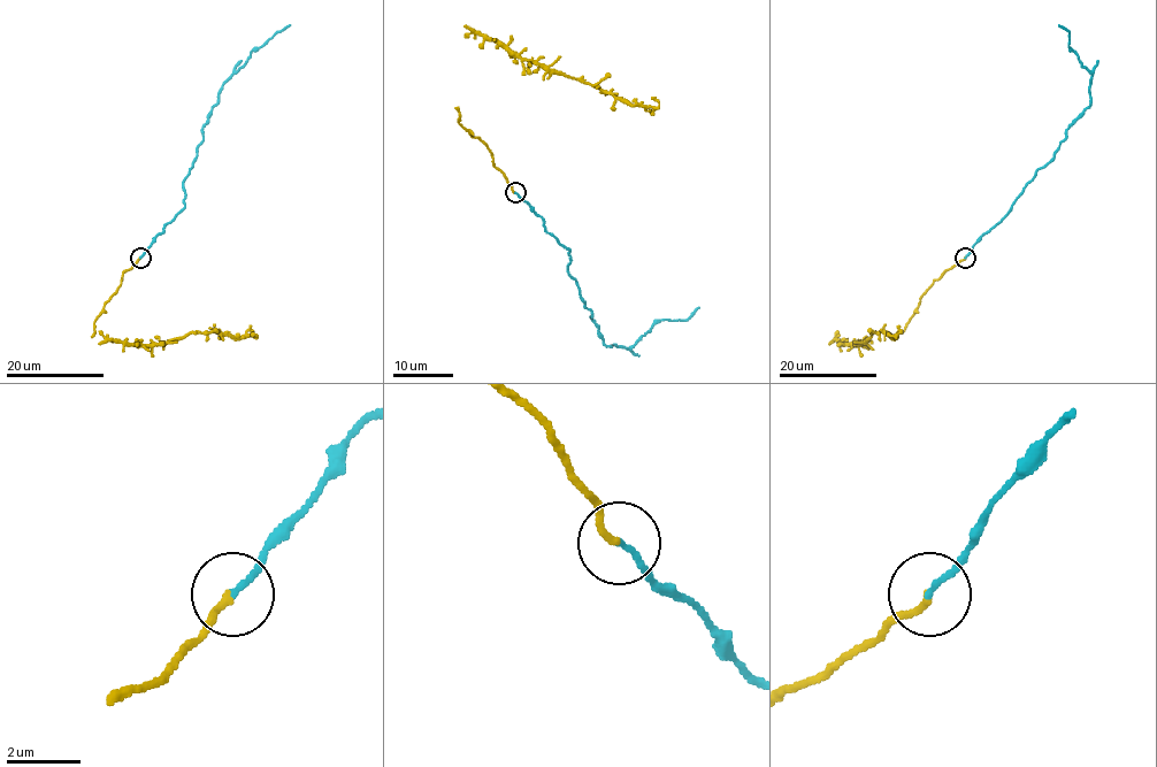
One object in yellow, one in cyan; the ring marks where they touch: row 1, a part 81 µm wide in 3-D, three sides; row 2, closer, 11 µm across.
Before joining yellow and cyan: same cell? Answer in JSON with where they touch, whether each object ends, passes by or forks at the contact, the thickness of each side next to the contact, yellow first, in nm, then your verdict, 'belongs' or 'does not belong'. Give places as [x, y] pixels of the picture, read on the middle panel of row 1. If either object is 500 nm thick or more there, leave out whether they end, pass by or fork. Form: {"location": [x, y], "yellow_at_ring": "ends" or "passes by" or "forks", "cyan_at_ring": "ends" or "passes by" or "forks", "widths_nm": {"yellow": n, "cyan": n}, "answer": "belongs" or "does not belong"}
{"location": [515, 192], "yellow_at_ring": "ends", "cyan_at_ring": "ends", "widths_nm": {"yellow": 200, "cyan": 160}, "answer": "belongs"}

